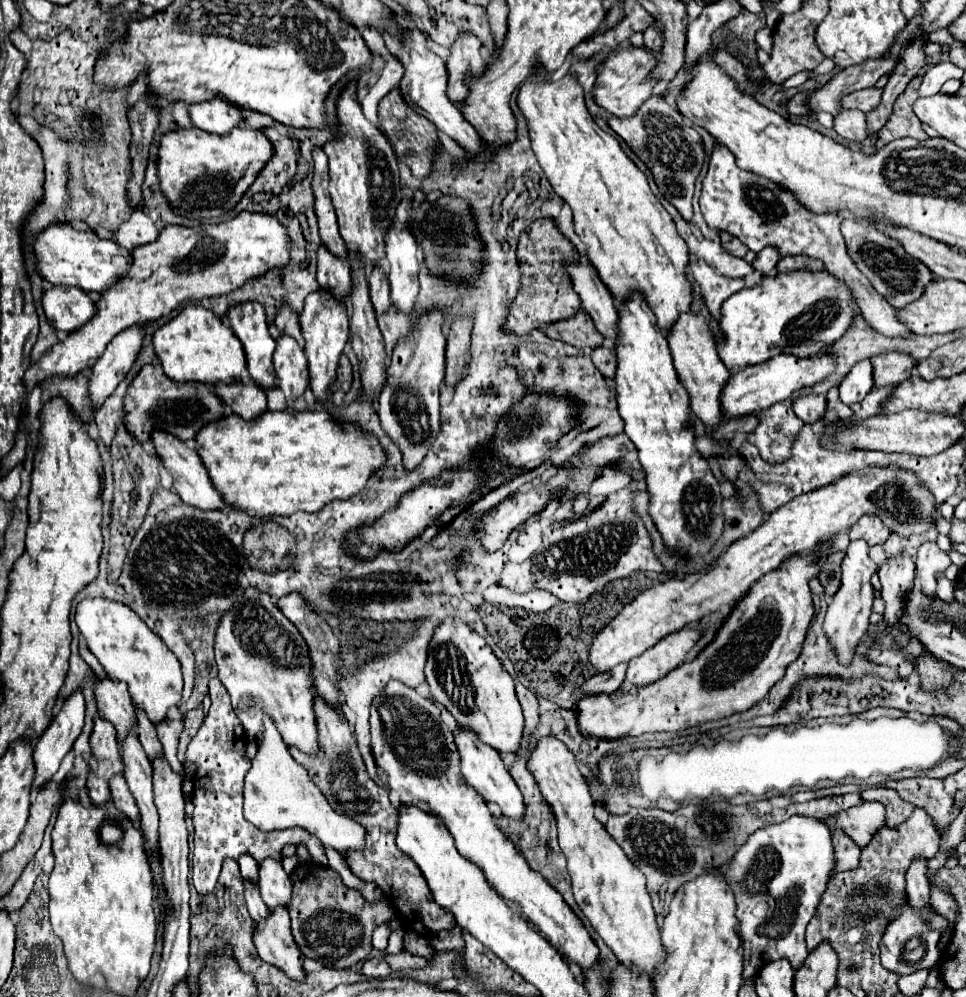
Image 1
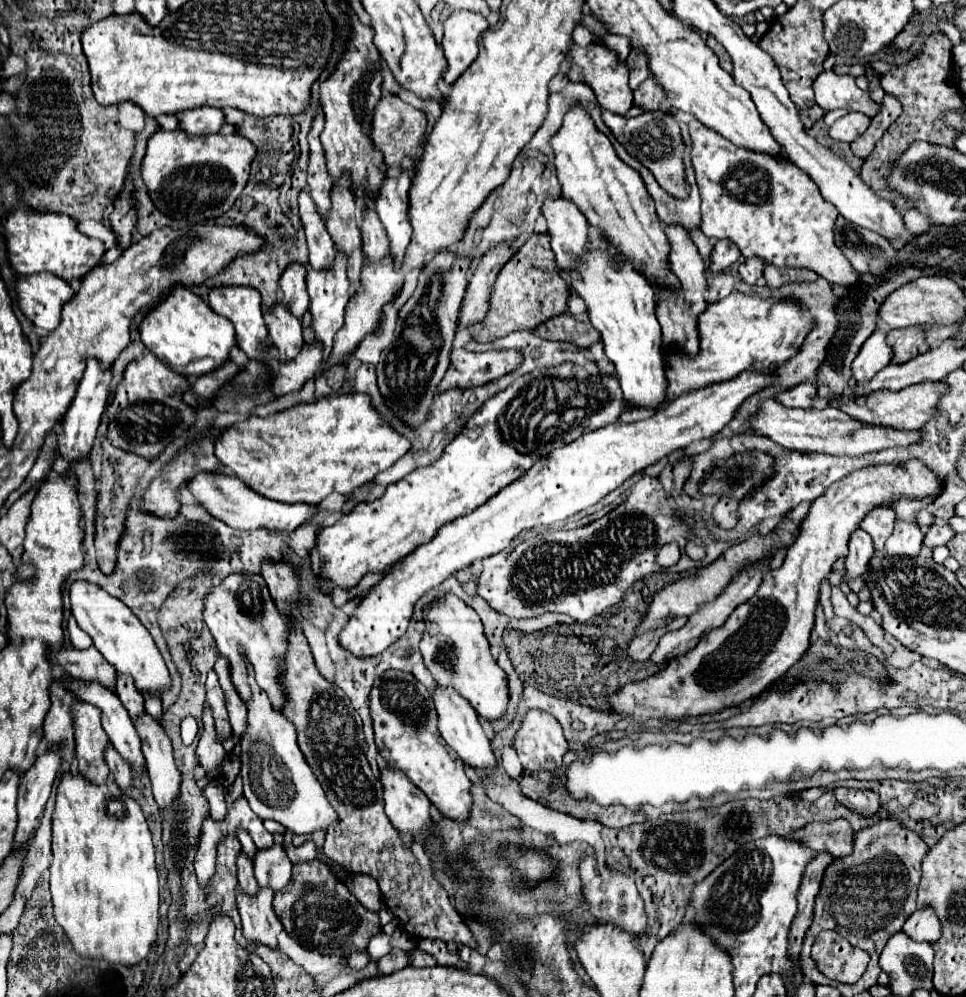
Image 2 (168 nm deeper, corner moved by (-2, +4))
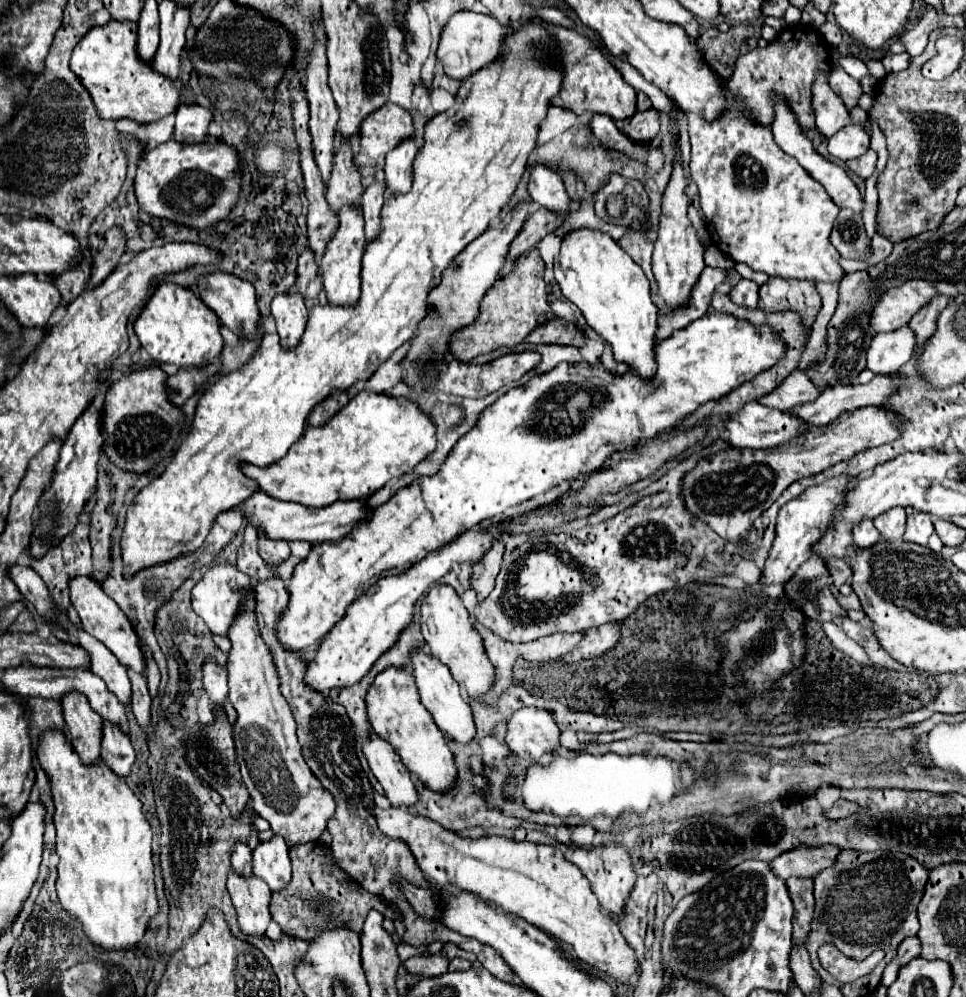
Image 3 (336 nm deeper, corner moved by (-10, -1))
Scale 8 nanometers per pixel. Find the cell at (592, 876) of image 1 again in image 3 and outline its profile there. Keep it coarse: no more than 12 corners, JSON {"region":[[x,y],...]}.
{"region":[[524,707],[508,721],[506,743],[540,761],[560,747],[550,711]]}

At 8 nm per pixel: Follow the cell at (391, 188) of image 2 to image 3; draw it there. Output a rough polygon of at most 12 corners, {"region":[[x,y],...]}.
{"region":[[414,141],[386,155],[386,191],[408,193],[412,185]]}

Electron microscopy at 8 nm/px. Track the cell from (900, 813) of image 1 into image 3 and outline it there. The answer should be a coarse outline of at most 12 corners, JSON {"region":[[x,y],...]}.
{"region":[[838,799],[824,815],[844,819],[858,811],[858,803]]}

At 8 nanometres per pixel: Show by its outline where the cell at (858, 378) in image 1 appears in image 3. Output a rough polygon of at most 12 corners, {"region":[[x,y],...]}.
{"region":[[910,327],[876,333],[866,367],[890,375],[912,357]]}

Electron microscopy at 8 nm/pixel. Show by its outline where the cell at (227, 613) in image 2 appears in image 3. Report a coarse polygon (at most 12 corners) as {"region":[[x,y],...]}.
{"region":[[214,565],[192,589],[192,607],[228,637],[240,609],[256,609],[252,579]]}

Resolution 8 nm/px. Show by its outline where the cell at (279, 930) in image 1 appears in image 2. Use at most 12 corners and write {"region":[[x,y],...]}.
{"region":[[236,888],[244,938],[276,948],[282,924],[274,890]]}

